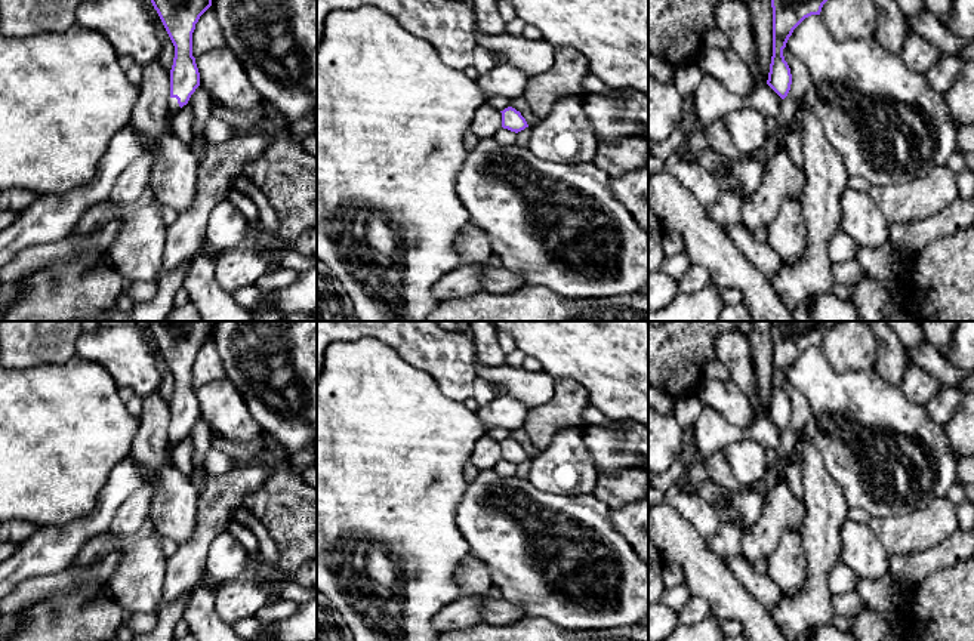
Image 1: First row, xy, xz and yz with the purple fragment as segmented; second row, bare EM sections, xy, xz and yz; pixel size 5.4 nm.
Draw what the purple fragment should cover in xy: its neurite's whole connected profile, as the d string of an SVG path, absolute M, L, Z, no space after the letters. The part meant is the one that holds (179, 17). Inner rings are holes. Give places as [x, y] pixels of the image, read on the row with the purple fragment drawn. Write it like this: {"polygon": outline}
{"polygon": "M151 0L151 3L175 46L167 108L167 121L172 121L200 86L200 73L192 56L192 33L200 16L212 6L212 0Z"}

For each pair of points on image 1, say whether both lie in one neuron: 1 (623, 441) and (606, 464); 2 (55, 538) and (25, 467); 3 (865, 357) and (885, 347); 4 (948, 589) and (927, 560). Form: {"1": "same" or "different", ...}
{"1": "same", "2": "different", "3": "different", "4": "different"}

